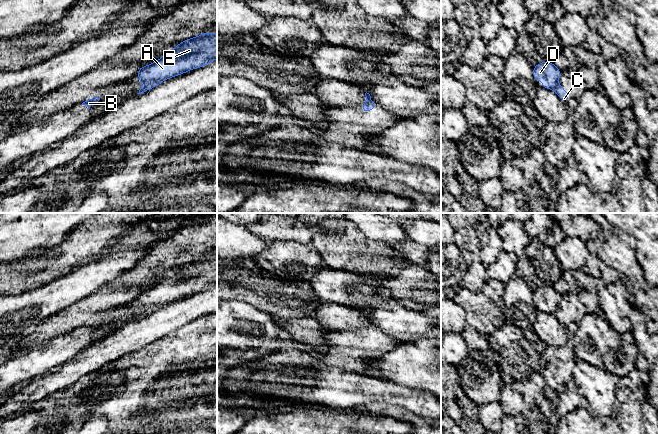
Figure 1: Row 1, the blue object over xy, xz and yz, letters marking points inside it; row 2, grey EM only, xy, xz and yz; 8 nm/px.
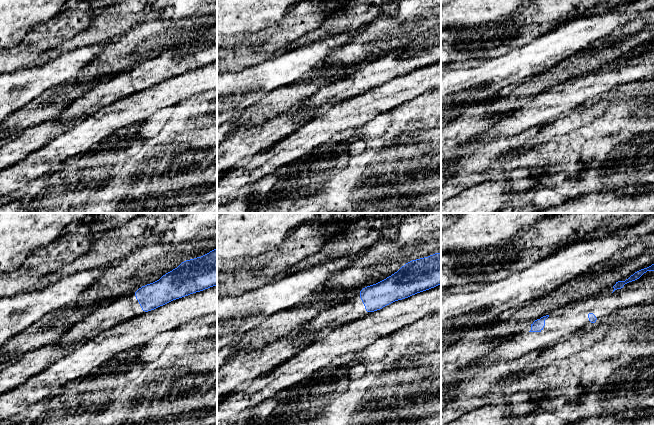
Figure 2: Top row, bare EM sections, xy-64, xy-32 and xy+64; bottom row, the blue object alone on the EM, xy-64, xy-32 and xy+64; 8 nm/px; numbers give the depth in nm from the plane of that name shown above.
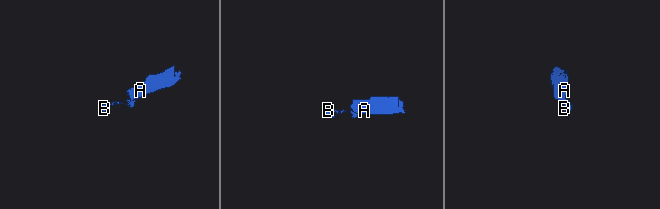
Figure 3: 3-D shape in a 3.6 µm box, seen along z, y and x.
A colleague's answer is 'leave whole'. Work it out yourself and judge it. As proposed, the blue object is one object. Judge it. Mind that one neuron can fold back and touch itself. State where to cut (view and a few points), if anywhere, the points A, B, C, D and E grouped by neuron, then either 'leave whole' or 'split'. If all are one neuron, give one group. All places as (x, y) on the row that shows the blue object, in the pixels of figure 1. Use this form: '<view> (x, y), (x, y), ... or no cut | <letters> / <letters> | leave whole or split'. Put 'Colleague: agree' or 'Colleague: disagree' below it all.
yz (558, 84), (553, 89) | A D E / B C | split
Colleague: disagree

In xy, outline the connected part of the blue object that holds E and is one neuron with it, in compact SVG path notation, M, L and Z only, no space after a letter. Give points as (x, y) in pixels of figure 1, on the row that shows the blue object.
M206 32L182 41L160 59L147 66L141 66L137 72L137 78L141 80L141 88L153 88L167 79L207 66L215 59L217 59L217 33Z

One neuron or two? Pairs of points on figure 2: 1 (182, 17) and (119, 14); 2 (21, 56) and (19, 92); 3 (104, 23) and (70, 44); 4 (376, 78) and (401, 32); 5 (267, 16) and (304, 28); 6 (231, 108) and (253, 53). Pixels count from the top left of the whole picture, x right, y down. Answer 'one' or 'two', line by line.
1: two
2: two
3: one
4: two
5: two
6: two

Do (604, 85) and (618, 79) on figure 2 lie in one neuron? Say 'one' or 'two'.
one

